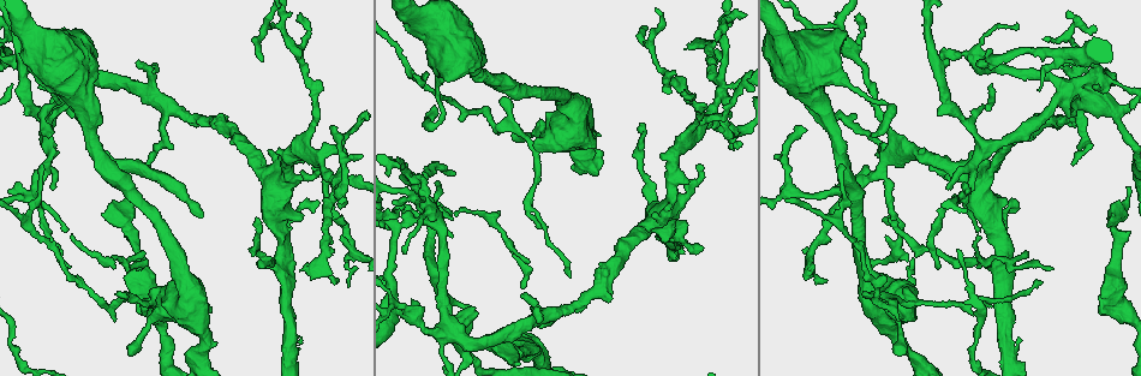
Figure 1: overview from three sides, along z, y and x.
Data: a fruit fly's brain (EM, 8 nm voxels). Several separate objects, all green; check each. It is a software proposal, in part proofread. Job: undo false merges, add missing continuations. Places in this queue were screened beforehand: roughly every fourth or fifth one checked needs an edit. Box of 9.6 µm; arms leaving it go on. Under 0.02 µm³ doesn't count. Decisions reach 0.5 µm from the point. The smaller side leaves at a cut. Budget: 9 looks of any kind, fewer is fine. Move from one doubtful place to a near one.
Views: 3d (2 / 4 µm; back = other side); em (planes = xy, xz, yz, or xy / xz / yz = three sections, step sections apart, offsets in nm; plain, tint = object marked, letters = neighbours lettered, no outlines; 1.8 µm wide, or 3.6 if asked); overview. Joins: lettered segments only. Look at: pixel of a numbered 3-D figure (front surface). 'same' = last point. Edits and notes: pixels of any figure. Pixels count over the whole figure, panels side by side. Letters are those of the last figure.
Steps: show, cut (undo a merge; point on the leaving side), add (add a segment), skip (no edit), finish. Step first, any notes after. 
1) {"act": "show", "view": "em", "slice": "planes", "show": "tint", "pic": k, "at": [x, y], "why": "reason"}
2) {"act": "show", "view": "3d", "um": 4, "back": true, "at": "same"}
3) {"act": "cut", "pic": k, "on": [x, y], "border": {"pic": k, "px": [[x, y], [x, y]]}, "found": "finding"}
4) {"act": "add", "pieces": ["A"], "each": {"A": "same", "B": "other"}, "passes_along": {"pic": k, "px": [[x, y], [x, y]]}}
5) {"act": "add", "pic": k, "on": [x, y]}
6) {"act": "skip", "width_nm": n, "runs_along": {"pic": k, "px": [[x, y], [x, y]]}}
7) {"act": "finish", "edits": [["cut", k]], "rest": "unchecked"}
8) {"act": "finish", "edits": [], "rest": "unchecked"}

{"act": "show", "view": "em", "slice": "planes", "show": "letters", "pic": 1, "at": [117, 293], "why": "an open end"}

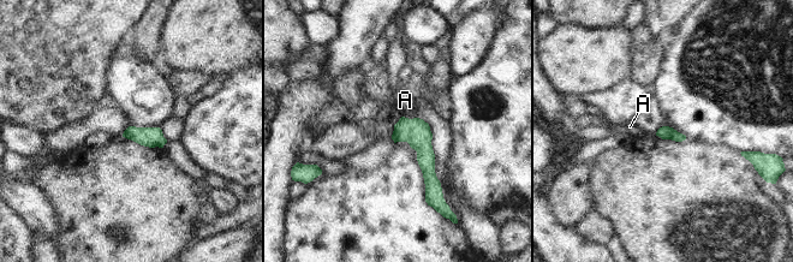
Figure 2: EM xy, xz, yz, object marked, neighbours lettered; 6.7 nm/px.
{"act": "add", "pieces": ["A"], "each": {"A": "same"}, "passes_along": {"pic": 2, "px": [[416, 131], [410, 119], [405, 100]]}, "found": "the neuron continues"}

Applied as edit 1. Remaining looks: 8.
{"act": "show", "view": "overview"}

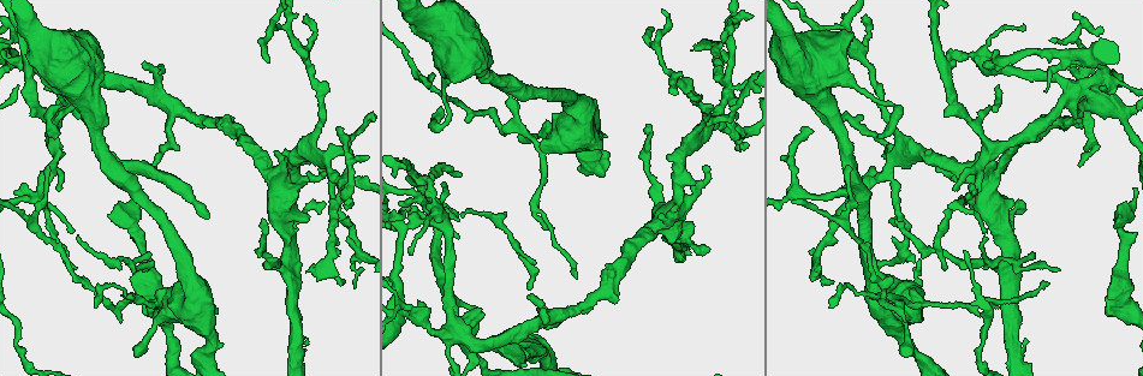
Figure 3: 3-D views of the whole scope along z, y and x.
{"act": "show", "view": "3d", "um": 4, "pic": 3, "at": [875, 100], "why": "thick turns thin"}

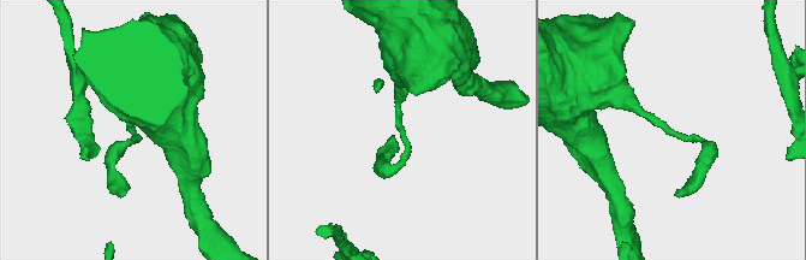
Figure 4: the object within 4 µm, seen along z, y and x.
{"act": "show", "view": "em", "slice": "xz", "step": 4, "show": "letters", "pic": 4, "at": [406, 138], "arm_widths_nm": [200, 220]}

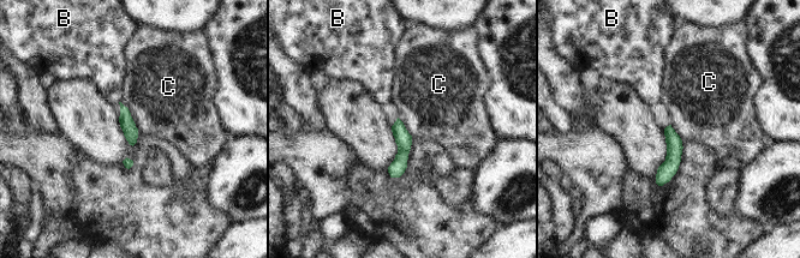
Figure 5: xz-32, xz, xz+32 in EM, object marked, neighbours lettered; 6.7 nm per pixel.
{"act": "skip", "each": {"B": "other", "C": "other"}, "found": "all the same neuron"}

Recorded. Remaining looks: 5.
{"act": "show", "view": "3d", "um": 4, "pic": 3, "at": [16, 195], "why": "an open end"}

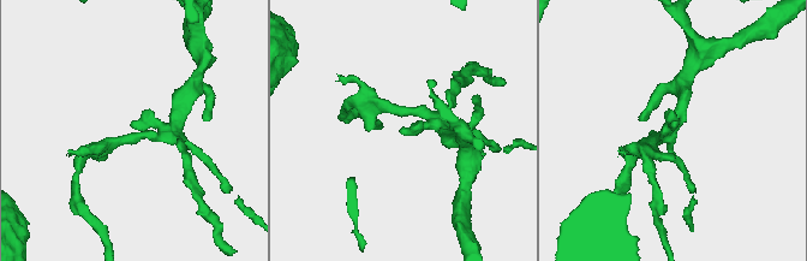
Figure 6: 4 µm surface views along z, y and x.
{"act": "show", "view": "em", "slice": "yz", "step": 4, "show": "letters", "pic": 6, "at": [674, 128]}

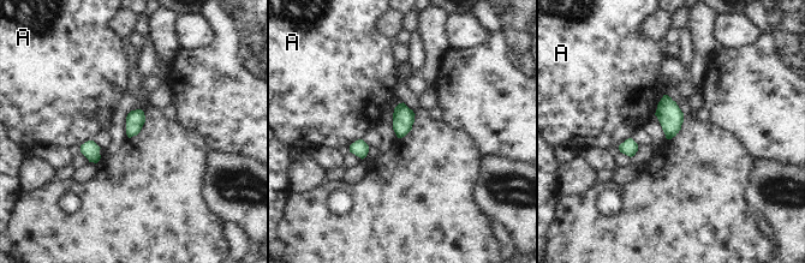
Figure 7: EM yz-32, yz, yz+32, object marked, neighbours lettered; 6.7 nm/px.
{"act": "skip", "each": {"A": "other"}, "border": {"pic": 7, "px": [[663, 94], [654, 114]]}, "found": "none of them fits"}

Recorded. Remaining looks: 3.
{"act": "show", "view": "3d", "um": 2, "pic": 3, "at": [344, 182], "why": "four arms meet"}

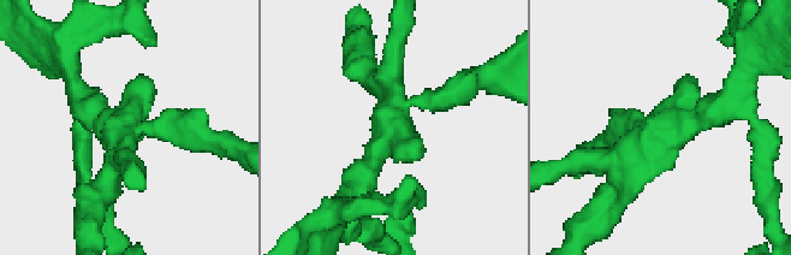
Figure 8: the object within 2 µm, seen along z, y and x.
{"act": "show", "view": "em", "slice": "xz", "step": 8, "show": "plain", "pic": 8, "at": [122, 135], "why": "shape alone is not enough"}

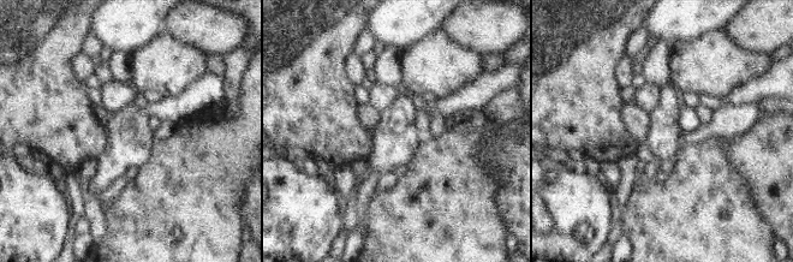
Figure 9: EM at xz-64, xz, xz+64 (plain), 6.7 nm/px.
{"act": "show", "view": "em", "slice": "xz", "step": 8, "show": "letters", "at": "same", "why": "see the neighbours"}

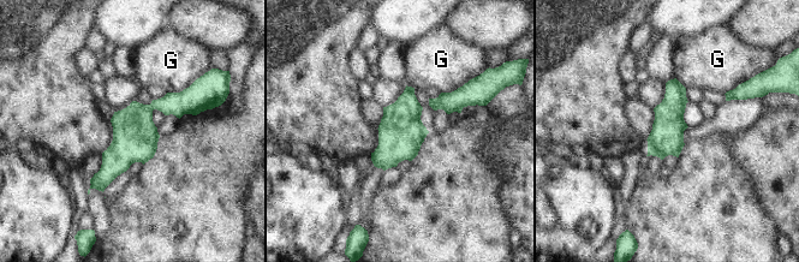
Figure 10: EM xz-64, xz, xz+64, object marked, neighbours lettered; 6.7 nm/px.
{"act": "skip", "width_nm": 220, "each": {"G": "other"}, "runs_along": {"pic": 10, "px": [[200, 108], [154, 105], [94, 185]]}, "found": "all the same neuron"}

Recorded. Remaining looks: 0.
{"act": "finish", "edits": [["add", 2]], "rest": "unchecked"}

